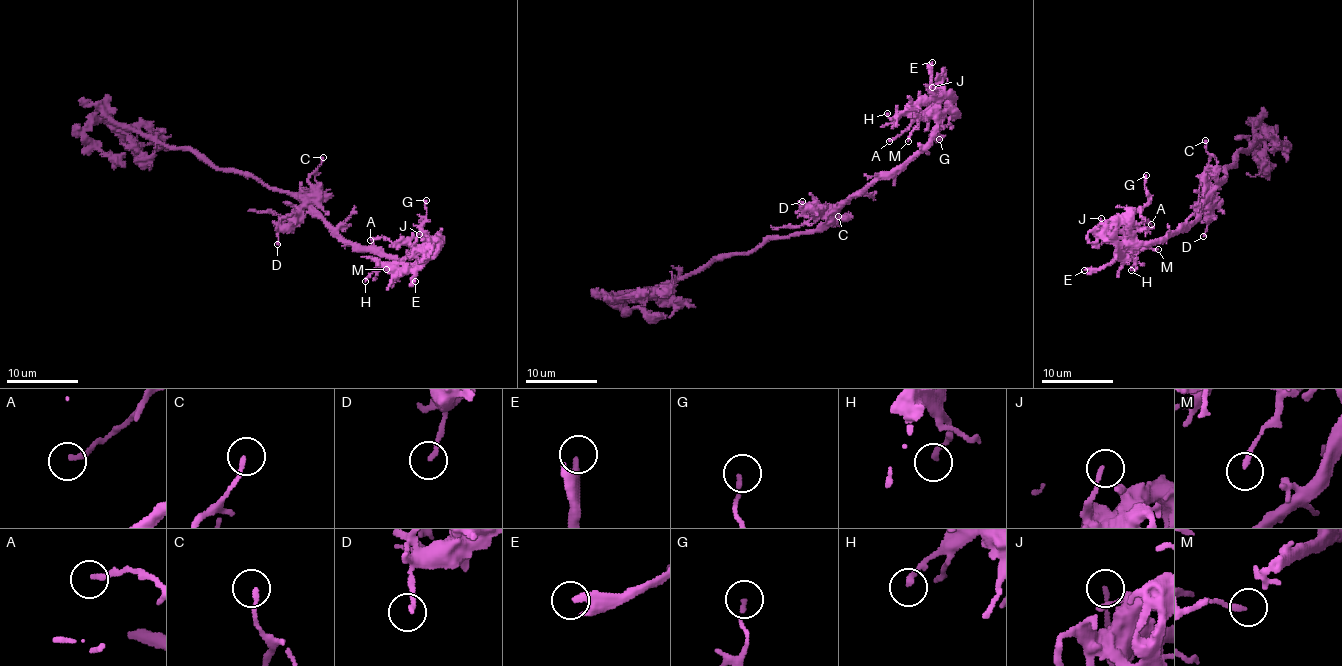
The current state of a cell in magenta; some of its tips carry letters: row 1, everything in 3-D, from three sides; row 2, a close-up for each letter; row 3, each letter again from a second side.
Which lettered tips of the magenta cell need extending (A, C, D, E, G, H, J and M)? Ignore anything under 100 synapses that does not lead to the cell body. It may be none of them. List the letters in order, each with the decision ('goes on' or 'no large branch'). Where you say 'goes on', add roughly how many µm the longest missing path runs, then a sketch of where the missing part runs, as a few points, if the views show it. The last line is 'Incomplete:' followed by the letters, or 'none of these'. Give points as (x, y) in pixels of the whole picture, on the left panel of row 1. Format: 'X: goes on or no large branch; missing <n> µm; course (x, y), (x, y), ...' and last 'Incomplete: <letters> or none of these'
A: no large branch
C: no large branch
D: no large branch
E: goes on; missing 40 µm
G: no large branch
H: no large branch
J: no large branch
M: no large branch
Incomplete: E

